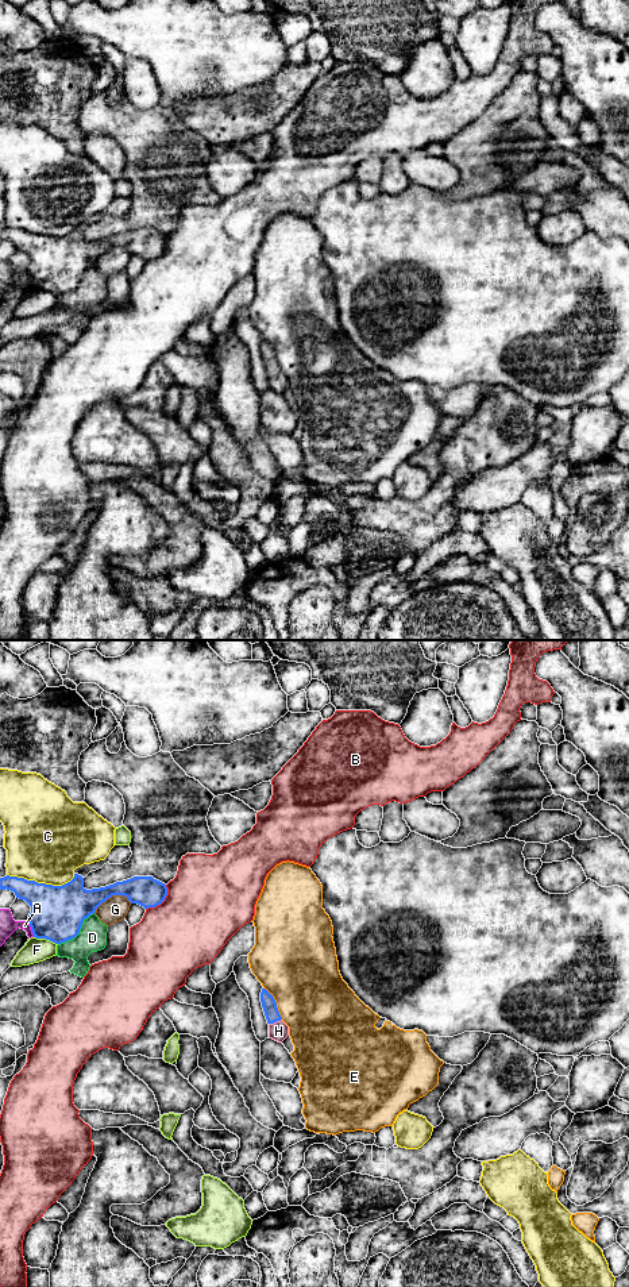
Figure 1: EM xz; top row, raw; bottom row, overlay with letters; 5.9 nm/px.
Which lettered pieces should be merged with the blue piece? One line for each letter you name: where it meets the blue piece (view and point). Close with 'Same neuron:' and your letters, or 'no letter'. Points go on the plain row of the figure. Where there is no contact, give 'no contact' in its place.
H: contact xz (274, 373)
Same neuron: H

